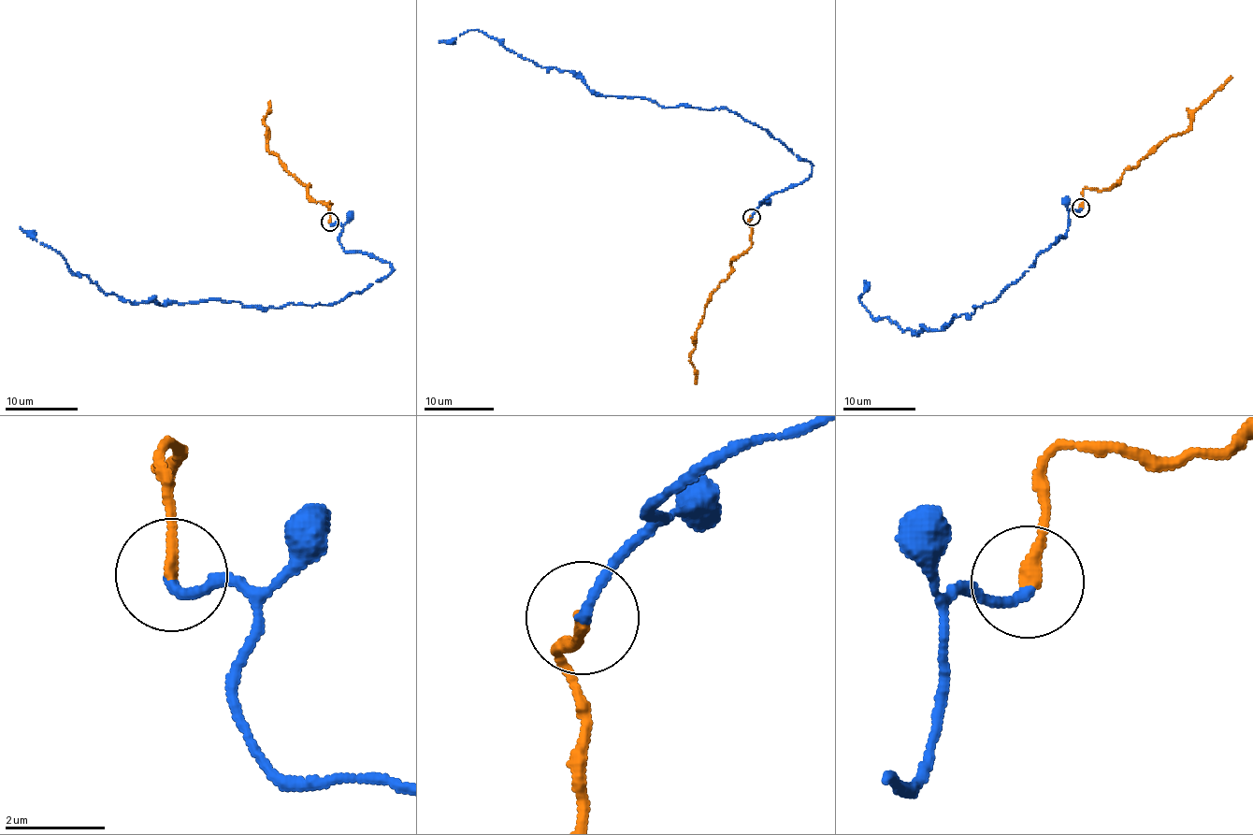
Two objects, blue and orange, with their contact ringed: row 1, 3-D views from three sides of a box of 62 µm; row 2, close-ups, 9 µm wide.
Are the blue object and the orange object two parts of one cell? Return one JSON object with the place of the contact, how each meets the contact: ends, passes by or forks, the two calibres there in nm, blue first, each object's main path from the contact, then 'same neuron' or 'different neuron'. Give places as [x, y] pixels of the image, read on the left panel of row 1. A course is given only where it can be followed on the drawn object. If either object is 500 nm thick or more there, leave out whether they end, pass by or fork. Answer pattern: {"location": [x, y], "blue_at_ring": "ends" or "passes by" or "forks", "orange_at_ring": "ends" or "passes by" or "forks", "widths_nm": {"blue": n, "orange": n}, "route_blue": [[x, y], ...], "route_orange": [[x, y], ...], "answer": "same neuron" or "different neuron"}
{"location": [330, 222], "blue_at_ring": "ends", "orange_at_ring": "ends", "widths_nm": {"blue": 190, "orange": 260}, "route_blue": [[330, 223], [341, 226], [345, 251], [393, 269], [342, 300], [278, 308], [121, 299], [20, 226]], "route_orange": [[330, 223], [330, 203], [328, 208], [309, 194], [308, 186], [268, 151], [264, 118], [270, 100]], "answer": "same neuron"}

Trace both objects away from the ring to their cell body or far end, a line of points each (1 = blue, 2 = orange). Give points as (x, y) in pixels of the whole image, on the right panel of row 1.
1: (1081, 208), (1068, 212), (1068, 230), (1029, 271), (947, 325), (912, 334), (874, 318), (858, 298), (866, 280)
2: (1081, 208), (1085, 188), (1108, 190), (1126, 169), (1134, 168), (1170, 137), (1185, 132), (1190, 117), (1231, 76)

